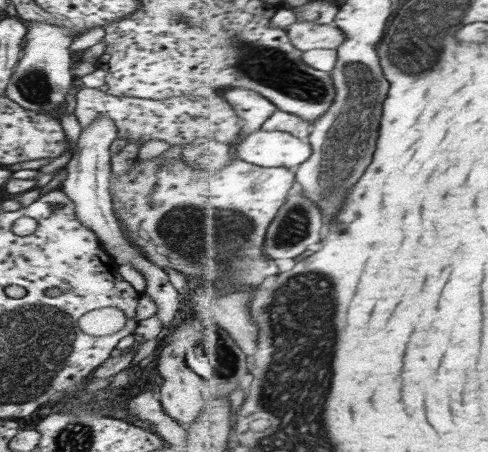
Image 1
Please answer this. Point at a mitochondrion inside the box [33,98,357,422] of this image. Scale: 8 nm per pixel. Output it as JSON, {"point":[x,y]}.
{"point":[232,230]}

